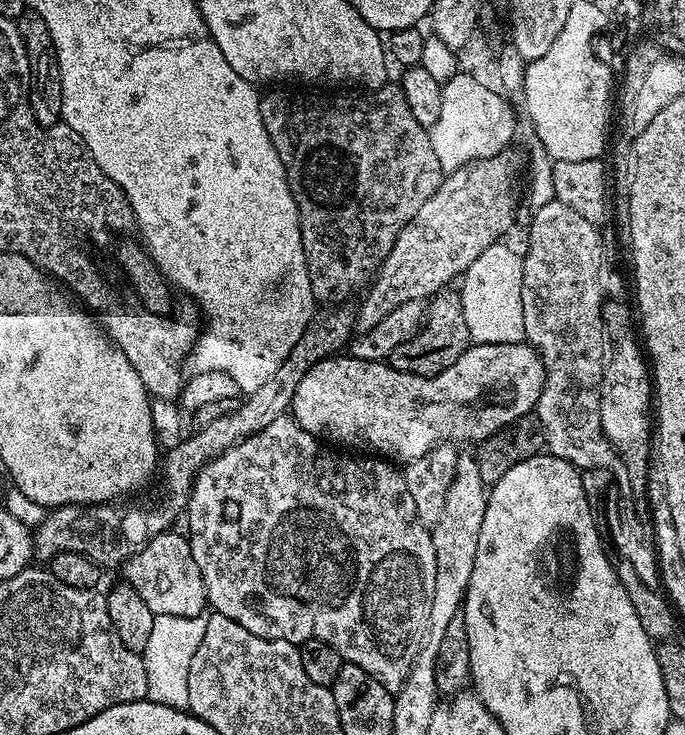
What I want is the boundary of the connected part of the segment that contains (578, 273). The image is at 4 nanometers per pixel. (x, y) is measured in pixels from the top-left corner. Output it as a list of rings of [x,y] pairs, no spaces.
[[[554,199],[546,205],[537,207],[532,213],[532,229],[528,232],[528,249],[522,252],[524,265],[522,266],[522,316],[524,322],[524,340],[535,348],[541,360],[544,361],[544,389],[538,398],[534,415],[540,420],[544,428],[544,442],[550,449],[551,455],[562,458],[567,464],[572,464],[577,470],[584,469],[584,460],[588,460],[588,440],[596,440],[596,413],[600,411],[600,377],[604,374],[606,363],[606,337],[604,335],[604,315],[602,314],[602,282],[601,268],[606,259],[604,240],[600,237],[601,229],[595,224],[586,222],[582,214],[570,210],[560,200]]]

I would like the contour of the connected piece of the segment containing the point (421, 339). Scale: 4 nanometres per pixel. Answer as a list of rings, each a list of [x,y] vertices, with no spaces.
[[[441,290],[431,297],[430,303],[427,305],[426,319],[421,324],[419,332],[399,344],[388,355],[386,363],[394,370],[419,376],[433,376],[454,366],[454,362],[458,362],[458,358],[462,358],[462,354],[472,344],[459,291]]]

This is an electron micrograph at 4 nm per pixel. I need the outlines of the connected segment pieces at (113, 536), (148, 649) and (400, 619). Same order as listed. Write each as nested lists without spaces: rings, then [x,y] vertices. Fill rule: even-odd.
[[[113,502],[110,504],[67,504],[61,508],[53,508],[48,516],[32,532],[32,554],[37,561],[51,562],[54,557],[63,552],[82,554],[82,558],[90,558],[105,569],[123,565],[144,543],[144,516],[140,516],[140,506],[128,505],[128,502]]]
[[[156,616],[154,630],[150,630],[150,642],[146,642],[142,659],[146,670],[147,699],[156,704],[181,710],[190,702],[190,661],[202,646],[202,634],[206,634],[206,619],[199,616]]]
[[[285,414],[274,418],[274,422],[266,426],[266,430],[258,430],[258,434],[230,446],[230,450],[205,464],[196,476],[186,511],[188,545],[194,554],[194,562],[198,562],[208,604],[215,615],[230,618],[238,622],[238,626],[246,626],[250,634],[258,634],[267,640],[285,640],[297,646],[308,640],[326,642],[334,646],[334,650],[338,650],[341,661],[360,666],[362,670],[366,670],[366,674],[378,678],[378,682],[382,682],[390,690],[396,690],[410,674],[414,658],[418,658],[418,650],[424,645],[428,633],[436,573],[432,534],[417,518],[414,498],[410,498],[410,490],[406,490],[406,478],[395,463],[384,458],[355,460],[352,456],[339,456],[336,452],[327,452],[320,447],[324,446],[317,437],[302,430],[302,426],[298,426],[291,415]],[[227,508],[236,508],[233,520],[224,520]]]

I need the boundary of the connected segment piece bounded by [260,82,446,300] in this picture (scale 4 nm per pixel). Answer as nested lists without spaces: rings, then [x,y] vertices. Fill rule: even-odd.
[[[389,82],[383,88],[375,90],[361,91],[361,96],[327,96],[327,91],[324,90],[300,90],[304,92],[272,92],[276,90],[268,90],[261,95],[260,109],[262,110],[262,126],[266,126],[266,134],[270,134],[270,142],[274,146],[274,150],[278,150],[278,158],[282,158],[282,166],[286,170],[286,182],[290,186],[290,194],[294,198],[294,202],[298,206],[298,222],[300,223],[300,233],[302,234],[302,246],[304,247],[304,263],[303,267],[308,268],[308,284],[312,287],[312,296],[316,300],[323,298],[327,292],[340,292],[344,288],[344,264],[348,268],[352,268],[355,264],[364,264],[367,260],[376,260],[375,262],[383,261],[388,252],[392,249],[392,244],[396,241],[396,235],[406,226],[406,222],[410,222],[410,218],[414,218],[414,214],[418,214],[418,210],[422,210],[422,202],[426,202],[426,198],[430,198],[430,194],[434,194],[434,190],[438,190],[438,186],[443,182],[446,173],[442,166],[439,165],[438,157],[434,154],[434,149],[431,146],[431,138],[429,129],[423,126],[414,119],[414,114],[410,114],[410,106],[406,106],[406,98],[402,94],[399,83]]]

